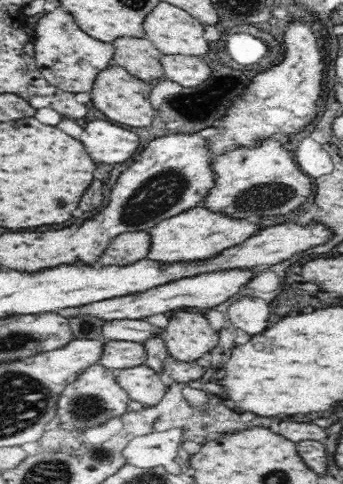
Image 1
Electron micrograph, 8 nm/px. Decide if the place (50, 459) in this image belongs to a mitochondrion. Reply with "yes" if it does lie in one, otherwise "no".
yes

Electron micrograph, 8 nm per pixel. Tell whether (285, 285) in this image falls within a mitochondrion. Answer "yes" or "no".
no

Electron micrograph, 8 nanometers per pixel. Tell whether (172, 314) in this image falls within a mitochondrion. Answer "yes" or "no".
no

